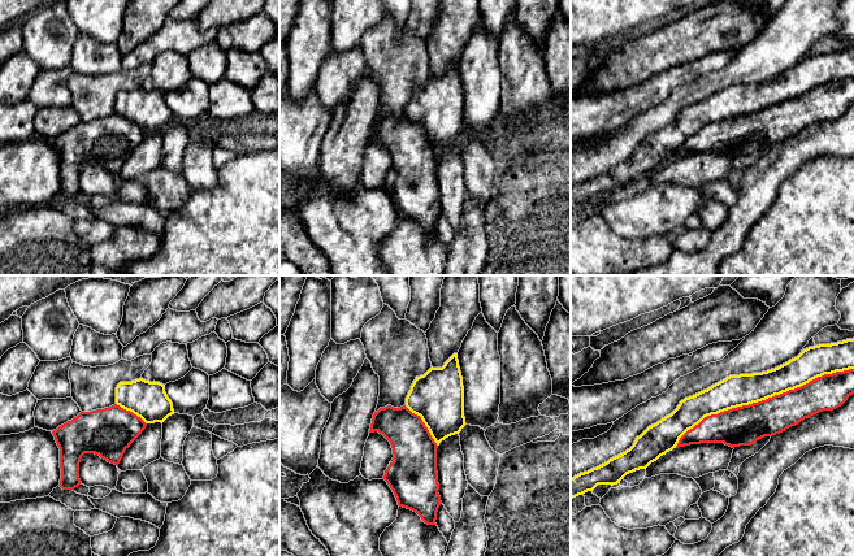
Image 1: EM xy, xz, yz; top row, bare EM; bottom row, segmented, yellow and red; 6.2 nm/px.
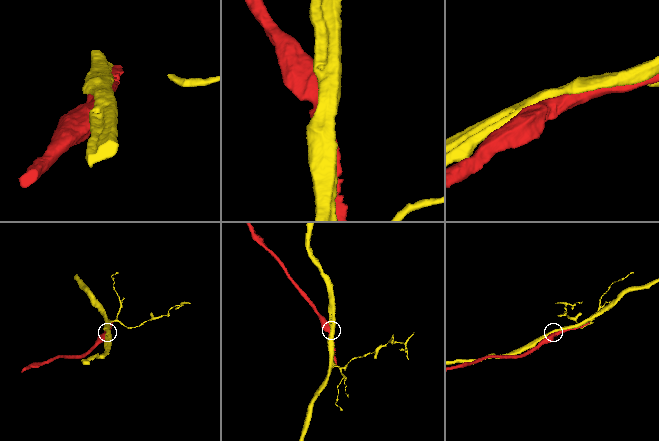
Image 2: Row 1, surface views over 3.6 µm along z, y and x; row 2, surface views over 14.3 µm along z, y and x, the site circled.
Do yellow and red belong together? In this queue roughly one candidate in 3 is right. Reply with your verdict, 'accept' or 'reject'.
reject

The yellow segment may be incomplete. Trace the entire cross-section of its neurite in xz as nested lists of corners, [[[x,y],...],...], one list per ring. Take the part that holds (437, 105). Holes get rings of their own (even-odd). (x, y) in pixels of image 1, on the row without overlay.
[[[454,62],[442,77],[432,75],[424,84],[416,86],[406,107],[406,116],[421,126],[437,155],[461,140],[465,135],[464,95],[458,62]]]

